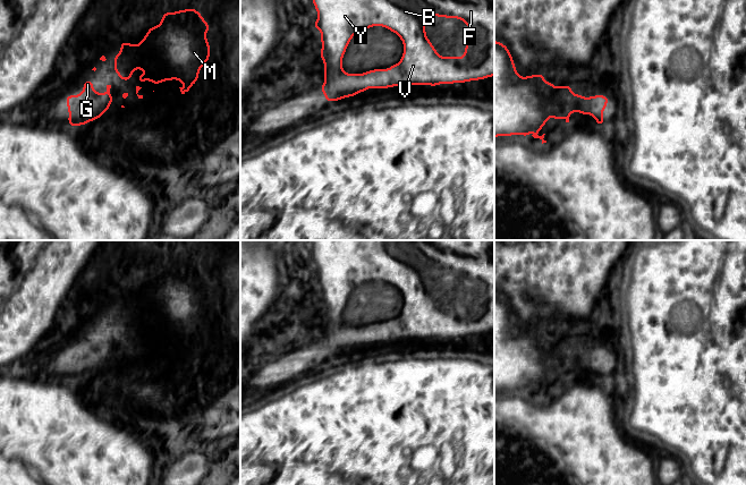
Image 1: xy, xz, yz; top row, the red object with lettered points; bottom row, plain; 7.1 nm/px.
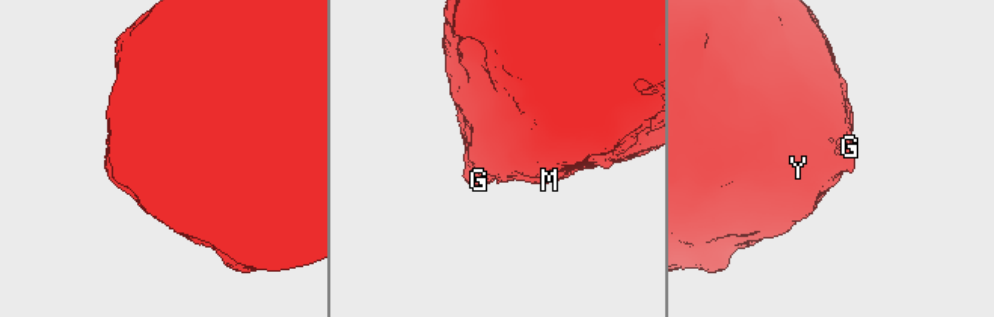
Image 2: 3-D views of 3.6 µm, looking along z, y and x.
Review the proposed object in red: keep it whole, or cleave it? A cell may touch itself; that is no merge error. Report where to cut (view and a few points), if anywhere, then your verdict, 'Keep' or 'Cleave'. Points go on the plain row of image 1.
No split. Keep

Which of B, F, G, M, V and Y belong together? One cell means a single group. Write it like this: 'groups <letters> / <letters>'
groups B F G M V Y

